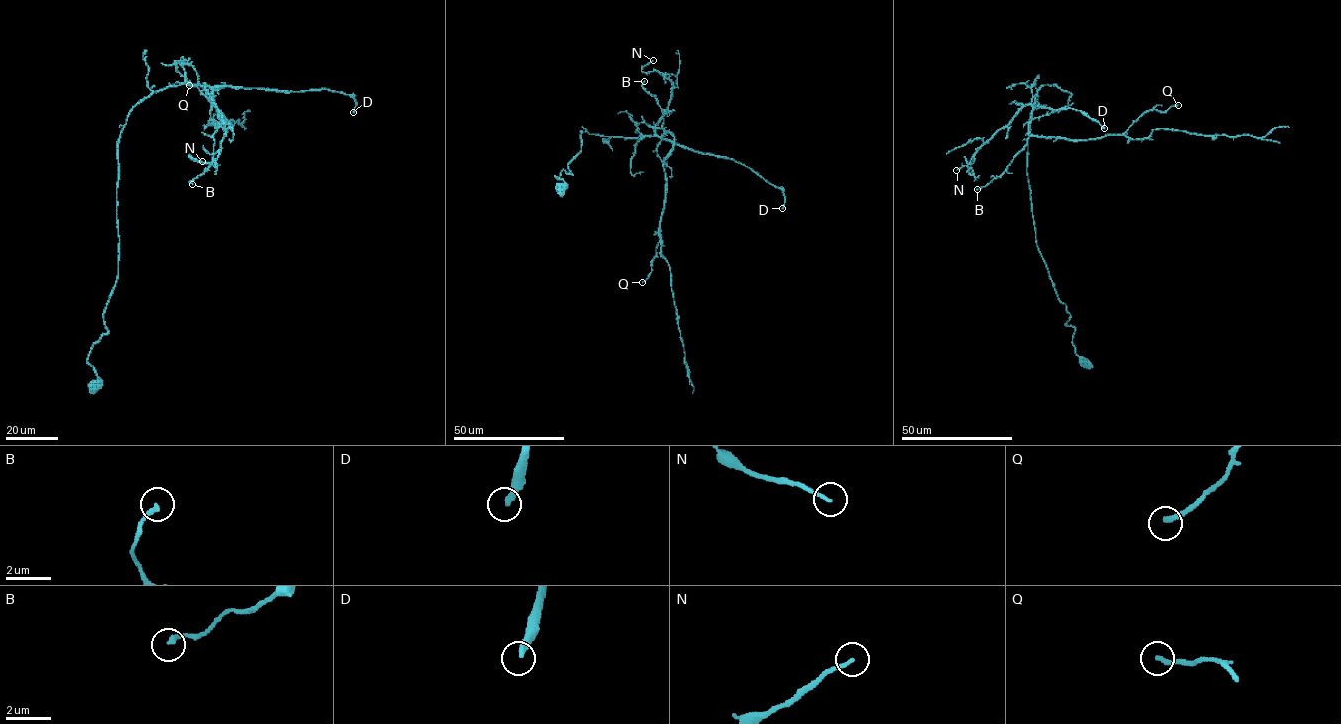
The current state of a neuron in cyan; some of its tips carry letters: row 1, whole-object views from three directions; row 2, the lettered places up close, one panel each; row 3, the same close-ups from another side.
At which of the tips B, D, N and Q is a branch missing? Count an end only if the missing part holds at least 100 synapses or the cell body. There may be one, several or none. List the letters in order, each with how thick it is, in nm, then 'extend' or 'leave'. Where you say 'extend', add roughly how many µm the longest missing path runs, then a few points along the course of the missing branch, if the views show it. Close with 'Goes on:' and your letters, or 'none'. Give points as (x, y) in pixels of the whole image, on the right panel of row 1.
B: calibre 200 nm; leave
D: calibre 320 nm; extend; missing 200 µm
N: calibre 130 nm; leave
Q: calibre 200 nm; leave
Goes on: D

